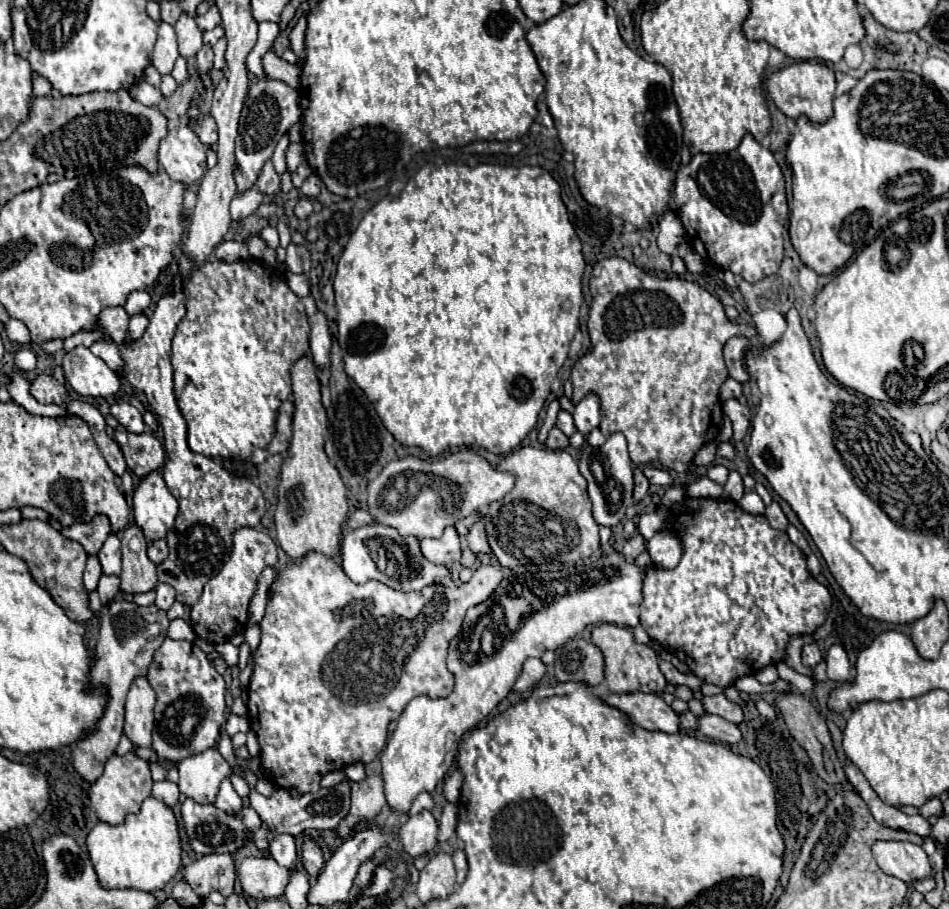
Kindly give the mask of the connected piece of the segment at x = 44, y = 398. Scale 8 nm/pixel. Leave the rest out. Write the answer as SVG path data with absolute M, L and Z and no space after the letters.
M38 375L32 381L32 395L40 401L40 403L56 403L56 405L64 405L68 399L68 391L66 385L58 383L54 377L50 375Z

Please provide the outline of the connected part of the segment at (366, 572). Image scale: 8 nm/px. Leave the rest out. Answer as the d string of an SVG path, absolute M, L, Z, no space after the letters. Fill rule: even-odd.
M370 525L370 527L354 529L342 537L340 553L342 553L340 567L354 583L366 583L368 579L376 579L392 589L420 591L426 585L434 585L436 577L448 575L448 567L432 565L422 557L418 539L402 537L392 527ZM378 559L384 561L384 565L378 565Z

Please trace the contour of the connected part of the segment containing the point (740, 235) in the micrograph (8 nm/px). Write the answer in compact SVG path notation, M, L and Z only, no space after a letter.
M750 133L744 135L742 143L730 153L698 153L688 165L682 165L676 175L672 209L682 219L692 247L710 265L728 269L748 283L758 283L778 271L784 253L784 221L788 217L784 177L770 149L762 147Z

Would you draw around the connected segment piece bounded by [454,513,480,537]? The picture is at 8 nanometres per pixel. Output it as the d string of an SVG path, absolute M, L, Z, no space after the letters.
M472 513L472 515L468 515L466 519L460 519L460 521L454 525L456 531L458 531L458 535L460 535L460 537L466 537L466 535L468 535L468 529L474 525L474 521L476 521L478 517L480 517L478 513Z

